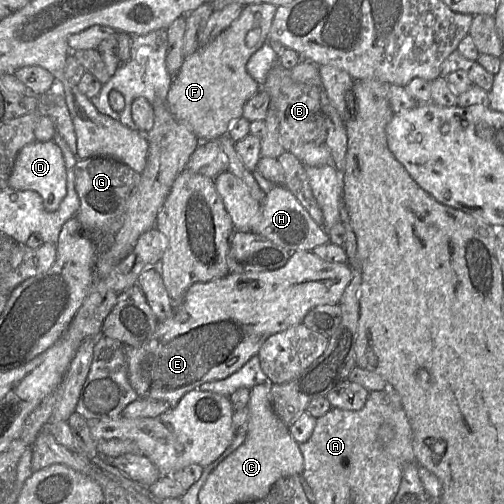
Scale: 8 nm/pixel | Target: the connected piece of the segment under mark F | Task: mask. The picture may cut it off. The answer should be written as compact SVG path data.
M269 3L243 6L240 16L217 38L186 56L173 77L166 104L173 117L187 126L199 141L217 140L242 117L245 103L261 90L246 69L249 58L267 41L277 6Z

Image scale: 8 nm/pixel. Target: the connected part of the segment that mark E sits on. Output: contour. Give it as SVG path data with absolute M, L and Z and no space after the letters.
M299 250L291 254L284 266L276 270L257 271L246 273L228 273L221 278L216 278L207 282L197 282L192 284L184 296L181 304L173 309L172 315L158 322L153 335L139 347L126 346L127 378L129 384L134 389L138 398L155 399L175 406L178 401L188 392L198 388L206 382L222 380L239 370L251 357L257 355L265 340L273 334L284 331L295 325L302 324L305 315L314 307L324 304L338 304L345 288L350 282L352 269L348 263L330 263L316 256L312 251Z

